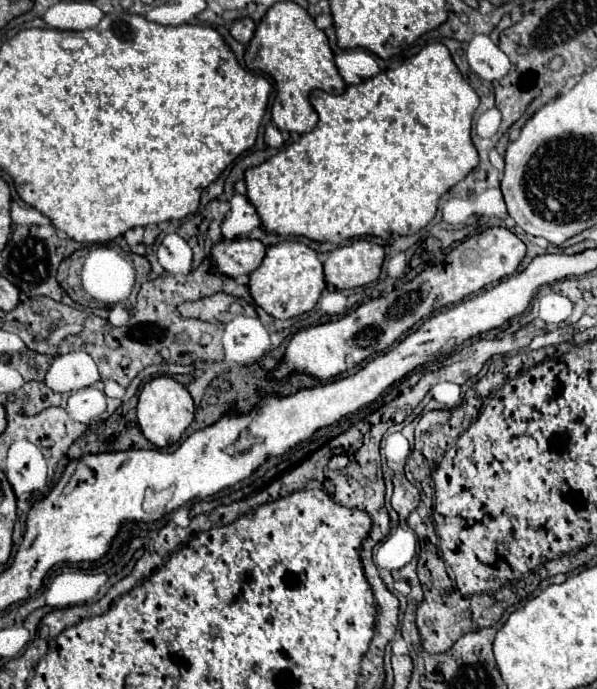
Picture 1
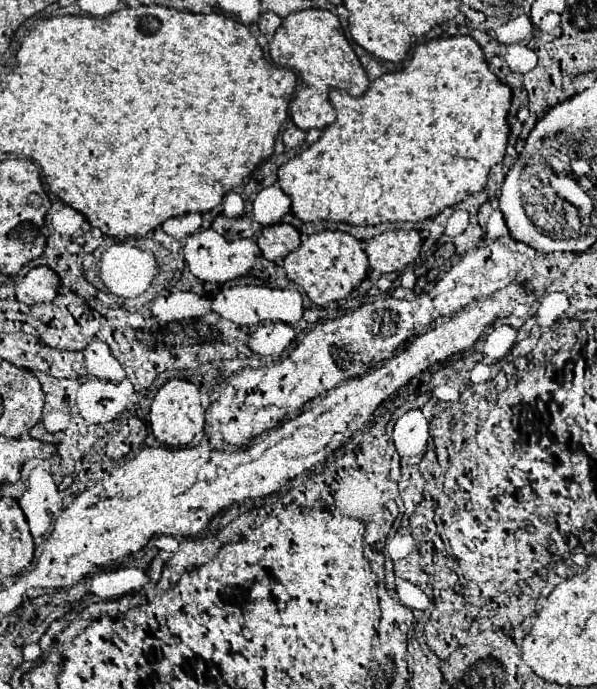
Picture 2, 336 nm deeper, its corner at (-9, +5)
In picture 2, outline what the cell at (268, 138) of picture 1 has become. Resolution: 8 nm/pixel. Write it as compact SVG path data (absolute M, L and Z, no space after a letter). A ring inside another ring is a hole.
M291 125L291 127L287 127L283 131L283 143L287 147L299 147L303 143L303 139L305 139L305 133L299 127L295 127L295 125Z

